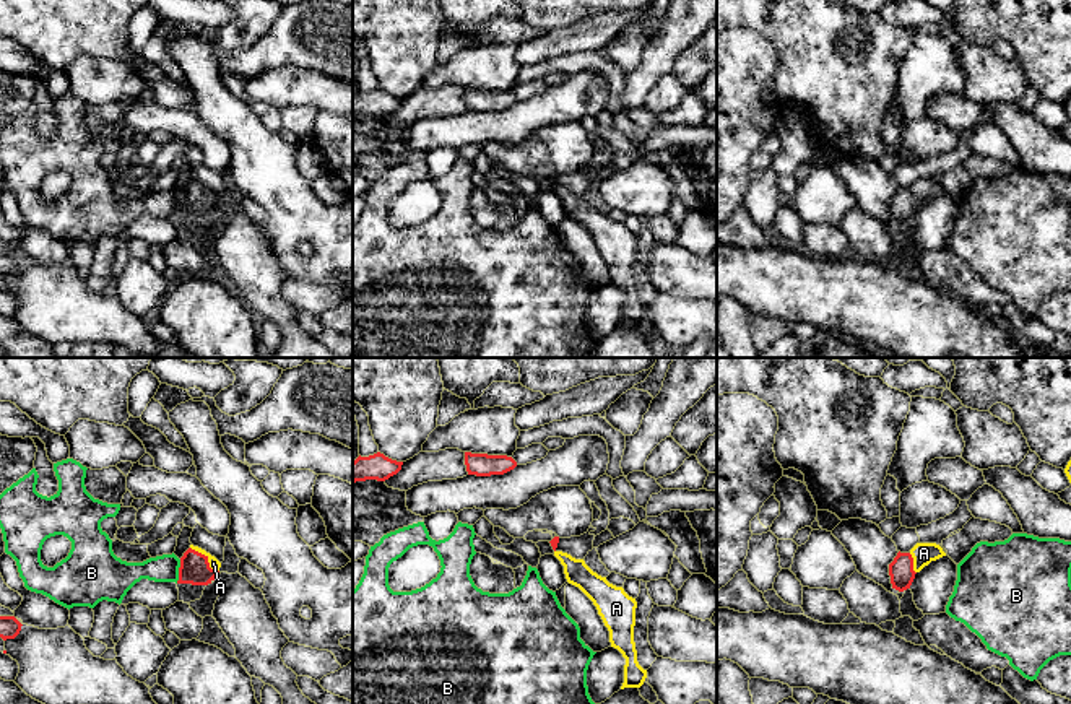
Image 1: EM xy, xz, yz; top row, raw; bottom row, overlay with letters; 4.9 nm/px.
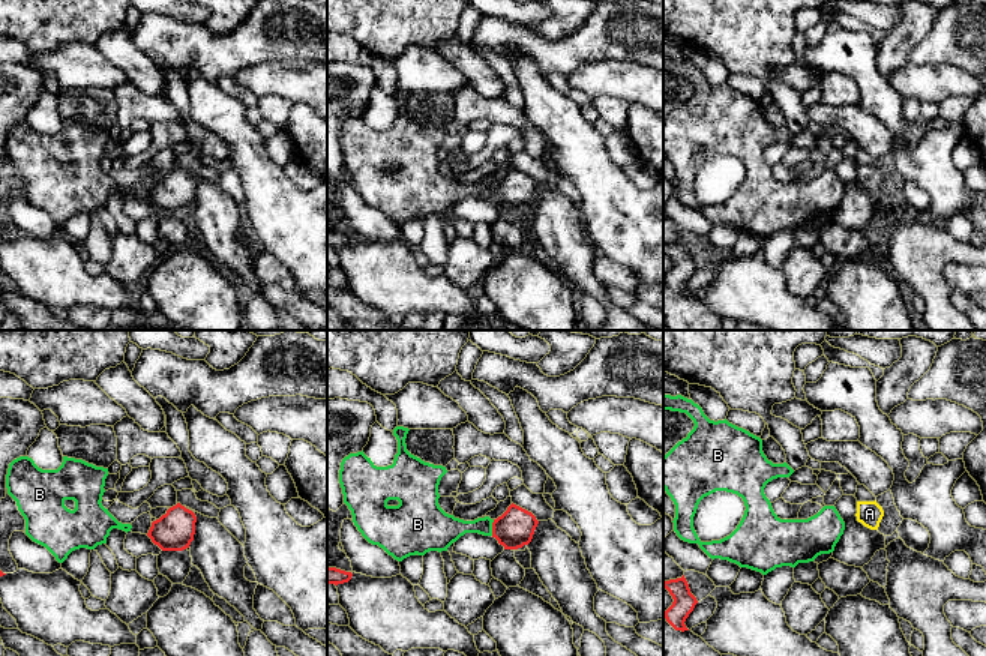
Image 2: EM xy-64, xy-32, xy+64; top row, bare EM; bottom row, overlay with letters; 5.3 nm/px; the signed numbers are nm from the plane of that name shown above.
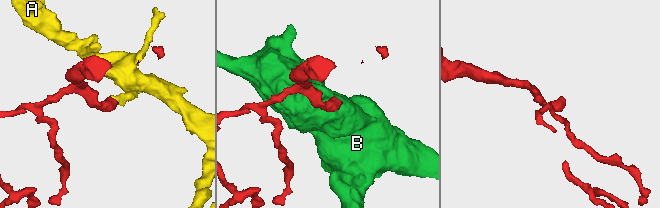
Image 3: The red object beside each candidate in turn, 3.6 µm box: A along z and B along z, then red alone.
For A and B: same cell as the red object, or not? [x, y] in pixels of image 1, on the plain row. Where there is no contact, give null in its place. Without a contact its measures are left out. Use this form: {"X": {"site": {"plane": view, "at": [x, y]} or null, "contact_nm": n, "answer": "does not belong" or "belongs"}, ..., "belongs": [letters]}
{"A": {"site": {"plane": "xy", "at": [207, 194]}, "contact_nm": 190, "answer": "belongs"}, "B": {"site": {"plane": "xy", "at": [179, 207]}, "contact_nm": 120, "answer": "does not belong"}, "belongs": ["A"]}

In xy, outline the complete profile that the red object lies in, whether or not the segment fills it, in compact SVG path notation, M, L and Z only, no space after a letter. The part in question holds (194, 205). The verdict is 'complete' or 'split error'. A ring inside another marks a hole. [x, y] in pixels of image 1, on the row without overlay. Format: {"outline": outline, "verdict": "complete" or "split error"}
{"outline": "M190 180L180 193L177 219L208 221L219 210L221 198L205 185Z", "verdict": "split error"}

